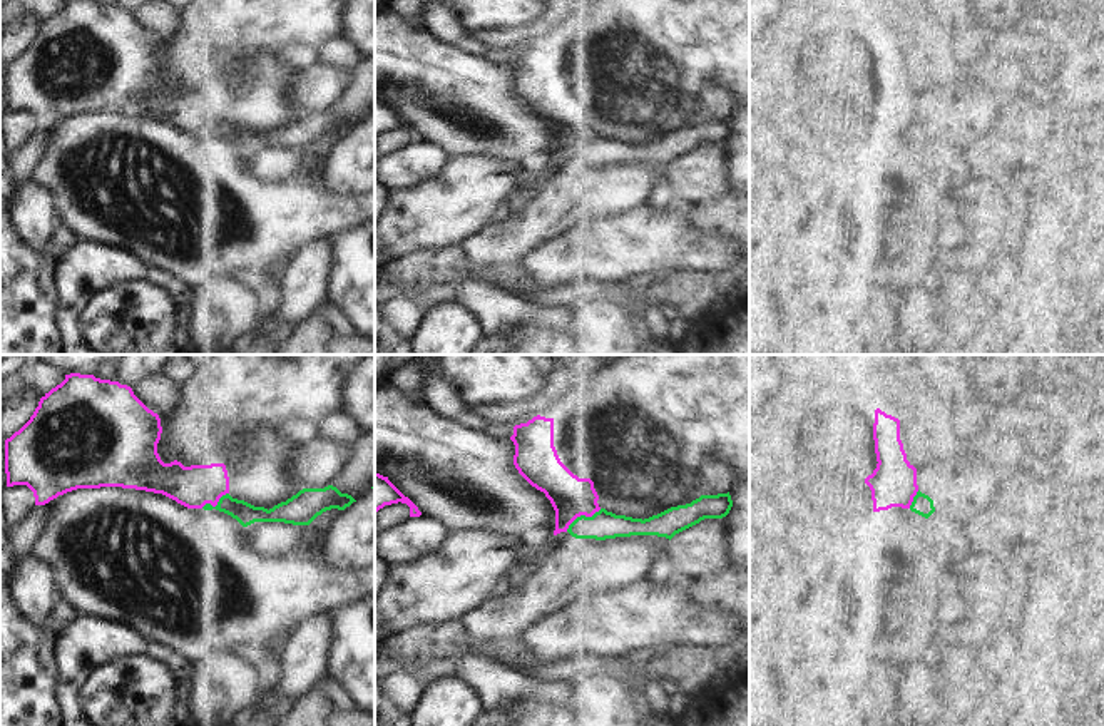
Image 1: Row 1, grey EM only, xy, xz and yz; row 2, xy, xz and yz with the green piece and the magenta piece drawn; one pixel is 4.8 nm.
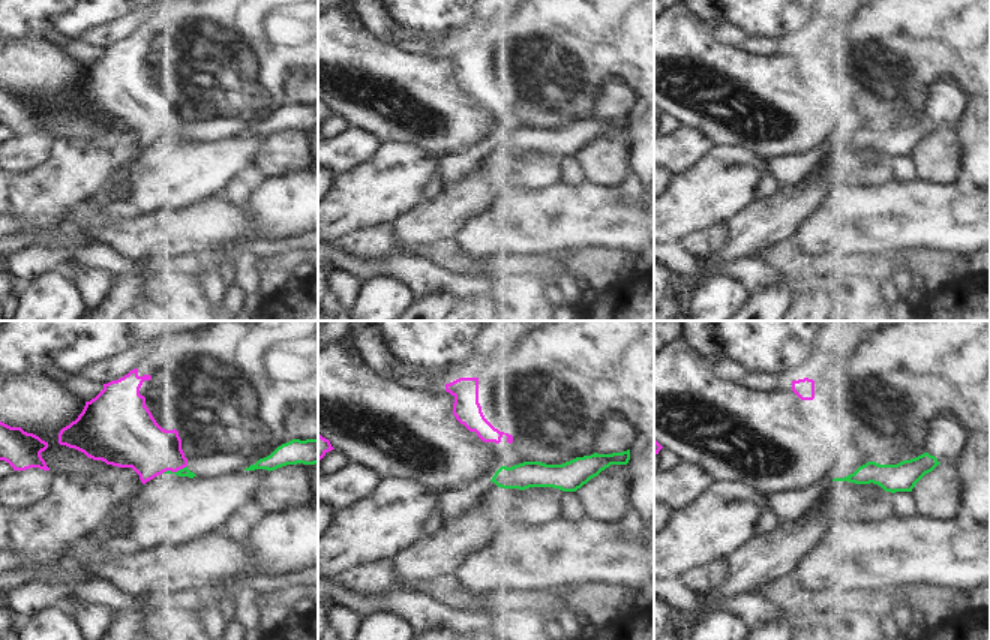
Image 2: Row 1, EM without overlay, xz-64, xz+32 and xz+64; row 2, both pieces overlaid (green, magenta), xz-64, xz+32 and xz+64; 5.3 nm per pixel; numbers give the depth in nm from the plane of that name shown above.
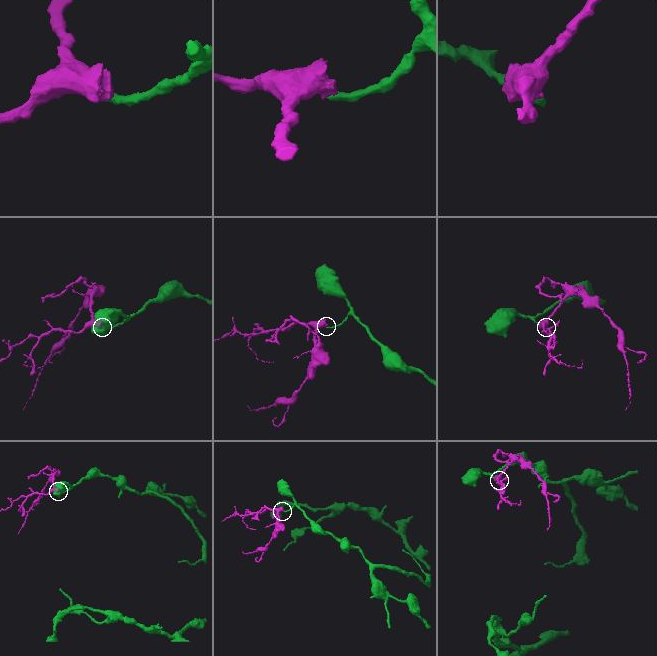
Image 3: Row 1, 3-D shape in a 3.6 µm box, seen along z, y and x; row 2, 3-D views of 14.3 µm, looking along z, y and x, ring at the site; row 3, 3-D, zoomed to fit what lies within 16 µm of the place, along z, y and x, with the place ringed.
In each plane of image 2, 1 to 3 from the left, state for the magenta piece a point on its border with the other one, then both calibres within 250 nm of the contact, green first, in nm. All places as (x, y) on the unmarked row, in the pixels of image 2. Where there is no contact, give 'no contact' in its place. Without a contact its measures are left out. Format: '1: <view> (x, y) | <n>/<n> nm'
1: xz-64 (174, 137) | 50/280 nm
2: no contact
3: no contact

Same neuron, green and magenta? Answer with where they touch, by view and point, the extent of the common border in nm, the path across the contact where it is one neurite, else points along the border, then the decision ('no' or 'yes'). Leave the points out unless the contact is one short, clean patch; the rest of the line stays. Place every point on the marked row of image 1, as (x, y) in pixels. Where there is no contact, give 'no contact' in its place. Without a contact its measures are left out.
meets green in xz at (582, 516); contact 200 nm long; border along xz (601, 509), (591, 516), (579, 516), (566, 531); no

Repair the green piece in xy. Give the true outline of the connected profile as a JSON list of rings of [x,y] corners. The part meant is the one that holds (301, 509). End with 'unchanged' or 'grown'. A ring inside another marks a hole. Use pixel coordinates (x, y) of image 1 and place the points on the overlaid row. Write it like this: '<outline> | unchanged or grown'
[[[336,487],[303,488],[286,502],[273,509],[254,507],[244,500],[233,498],[229,493],[222,495],[216,507],[206,504],[204,510],[219,510],[236,519],[243,527],[254,522],[284,522],[293,525],[309,525],[318,515],[326,510],[345,510],[353,502],[351,495],[341,493]]] | unchanged

